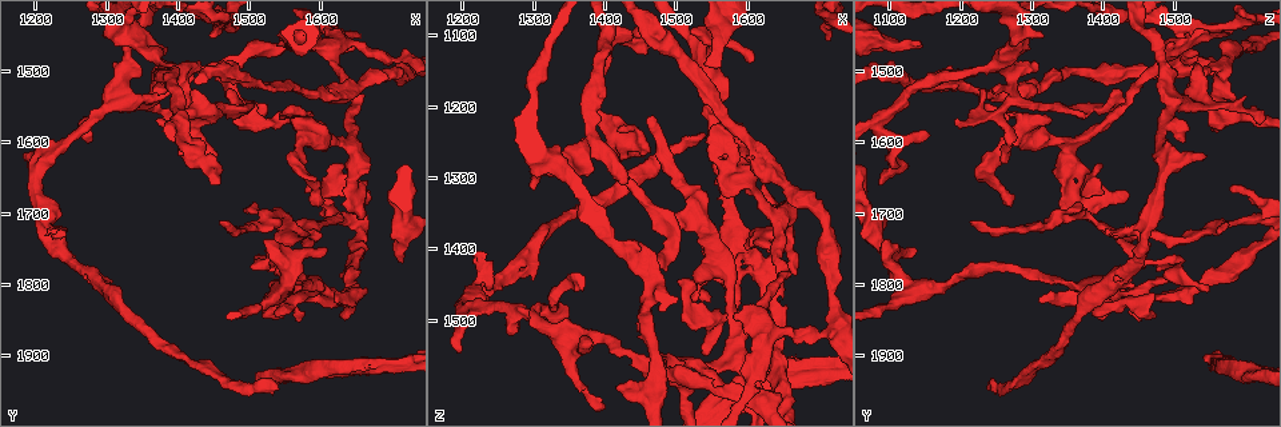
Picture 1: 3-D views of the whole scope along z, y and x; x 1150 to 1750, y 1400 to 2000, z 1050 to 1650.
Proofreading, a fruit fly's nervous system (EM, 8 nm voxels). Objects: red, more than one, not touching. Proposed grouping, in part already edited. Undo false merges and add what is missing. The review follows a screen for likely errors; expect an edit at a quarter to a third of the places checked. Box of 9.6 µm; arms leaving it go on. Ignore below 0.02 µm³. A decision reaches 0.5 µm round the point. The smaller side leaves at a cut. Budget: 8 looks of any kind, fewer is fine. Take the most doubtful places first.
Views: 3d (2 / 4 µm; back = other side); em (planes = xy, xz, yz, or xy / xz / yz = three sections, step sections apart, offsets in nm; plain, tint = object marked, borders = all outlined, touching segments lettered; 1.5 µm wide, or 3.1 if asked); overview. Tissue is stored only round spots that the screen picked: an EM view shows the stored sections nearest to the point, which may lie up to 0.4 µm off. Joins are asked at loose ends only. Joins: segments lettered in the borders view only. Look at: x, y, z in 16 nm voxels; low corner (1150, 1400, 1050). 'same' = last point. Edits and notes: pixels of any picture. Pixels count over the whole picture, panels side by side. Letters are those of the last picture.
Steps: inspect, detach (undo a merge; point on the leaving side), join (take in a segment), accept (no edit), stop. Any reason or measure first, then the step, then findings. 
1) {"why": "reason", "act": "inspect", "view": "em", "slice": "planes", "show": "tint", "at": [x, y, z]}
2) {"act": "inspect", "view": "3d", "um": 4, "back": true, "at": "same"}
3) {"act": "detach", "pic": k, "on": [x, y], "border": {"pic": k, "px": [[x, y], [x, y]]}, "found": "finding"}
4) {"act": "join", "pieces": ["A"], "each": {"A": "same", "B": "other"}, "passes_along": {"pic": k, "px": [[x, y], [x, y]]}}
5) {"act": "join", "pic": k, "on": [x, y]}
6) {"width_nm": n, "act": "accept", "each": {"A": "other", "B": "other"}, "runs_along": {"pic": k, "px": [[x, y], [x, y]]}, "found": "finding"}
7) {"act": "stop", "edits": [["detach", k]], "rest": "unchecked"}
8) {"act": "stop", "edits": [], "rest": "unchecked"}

{"act": "inspect", "view": "em", "slice": "xy", "step": 4, "show": "tint", "at": [1195, 1625, 1545]}

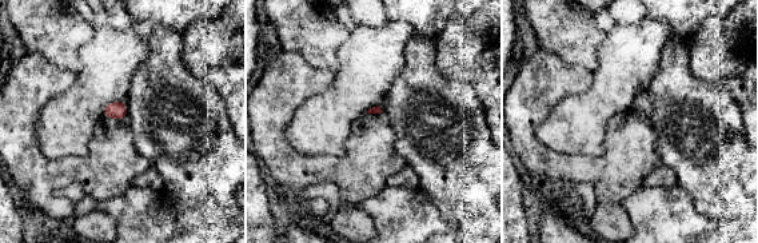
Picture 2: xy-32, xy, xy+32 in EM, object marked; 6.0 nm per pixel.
{"why": "another direction", "act": "inspect", "view": "em", "slice": "planes", "show": "borders", "at": "same"}

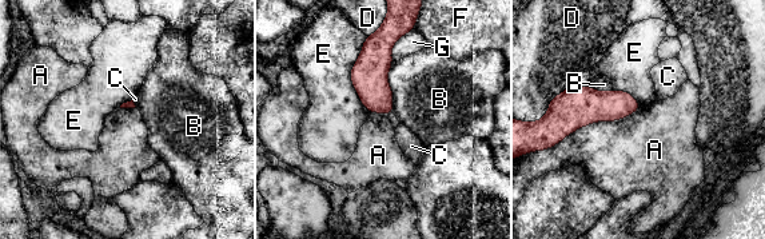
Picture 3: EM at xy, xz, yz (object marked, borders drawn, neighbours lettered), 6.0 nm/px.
{"longest_contact_nm": ["A", 600], "act": "accept", "each": {"A": "other", "B": "other", "C": "other", "D": "other", "E": "other", "F": "other", "G": "other"}, "border": {"pic": 3, "px": [[641, 106], [588, 123], [552, 147]]}, "found": "none of them fits"}

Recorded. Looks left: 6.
{"why": "an open end", "act": "inspect", "view": "em", "slice": "planes", "show": "borders", "at": [1370, 1570, 1195]}

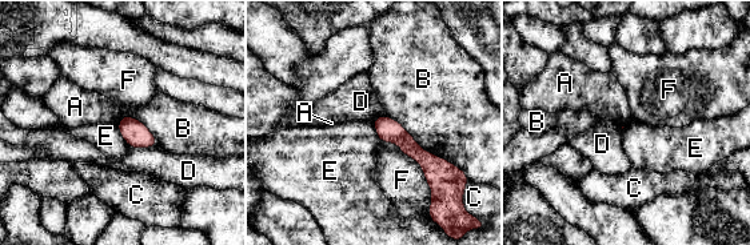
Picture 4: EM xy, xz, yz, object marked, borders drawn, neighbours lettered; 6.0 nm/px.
{"act": "accept", "each": {"A": "other", "B": "other", "C": "other", "D": "other", "E": "other", "F": "other"}, "runs_along": {"pic": 4, "px": [[378, 121], [435, 179]]}, "found": "no lettered segment goes on from it"}

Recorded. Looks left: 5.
{"why": "branch stops here", "act": "inspect", "view": "3d", "um": 2, "at": [1715, 1765, 1105]}

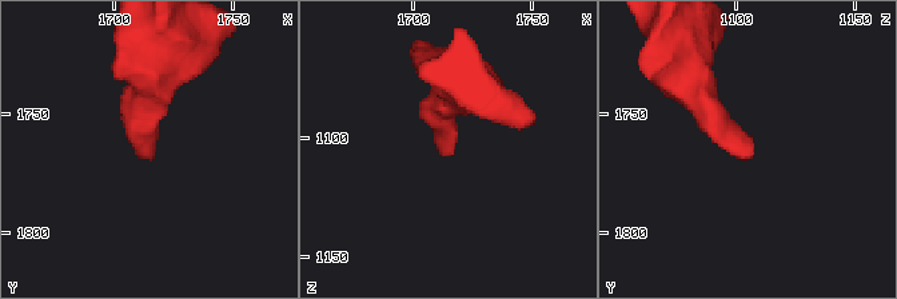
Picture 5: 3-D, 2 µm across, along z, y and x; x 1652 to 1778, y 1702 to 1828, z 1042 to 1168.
{"act": "inspect", "view": "em", "slice": "planes", "show": "borders", "at": [1716, 1766, 1110]}

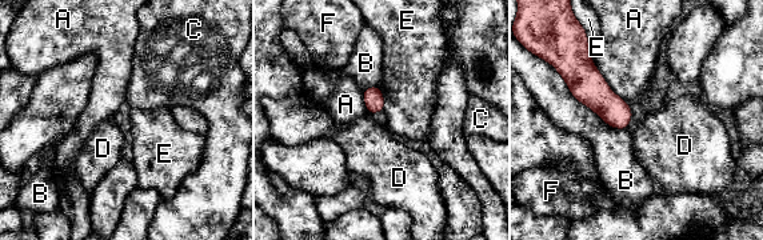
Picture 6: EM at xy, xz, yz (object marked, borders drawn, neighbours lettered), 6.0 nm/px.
{"longest_contact_nm": ["B", 550], "act": "accept", "each": {"A": "other", "B": "other", "C": "other", "D": "other", "E": "other", "F": "other"}, "found": "no lettered segment goes on from it"}

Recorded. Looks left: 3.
{"act": "stop", "edits": [], "rest": "unchecked"}

